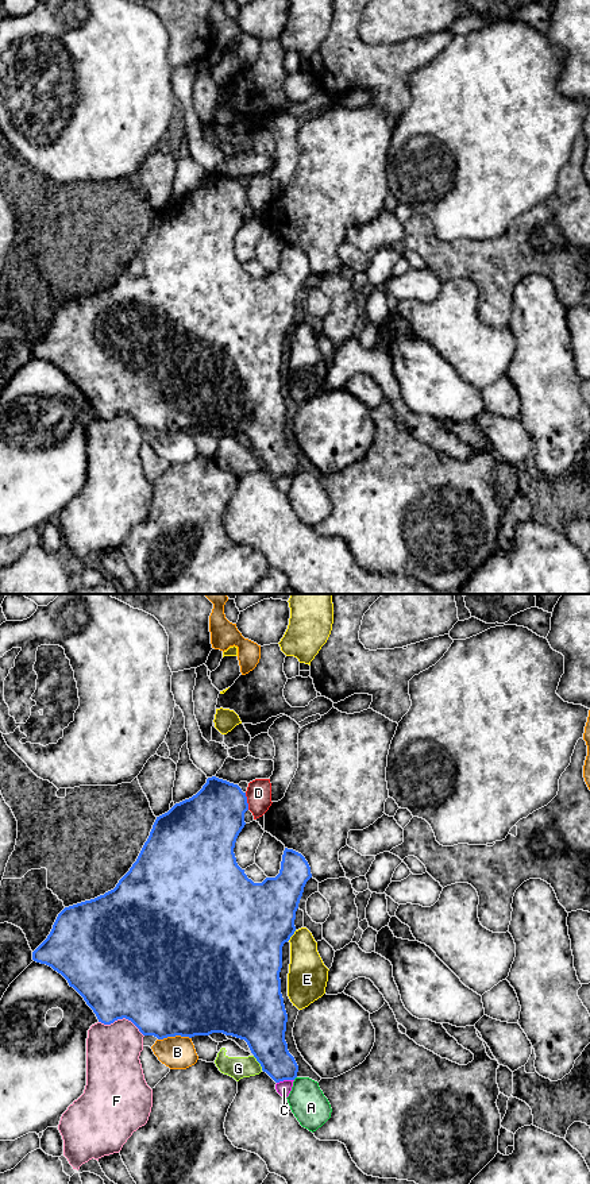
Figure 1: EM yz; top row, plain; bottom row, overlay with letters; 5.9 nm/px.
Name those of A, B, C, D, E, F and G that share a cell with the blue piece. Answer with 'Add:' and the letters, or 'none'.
Add: none

